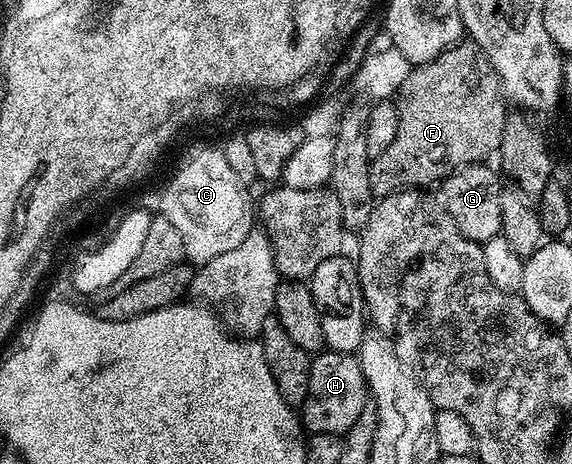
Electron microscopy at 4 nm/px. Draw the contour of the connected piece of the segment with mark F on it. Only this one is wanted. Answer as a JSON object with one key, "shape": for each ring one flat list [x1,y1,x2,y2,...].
{"shape":[[461,39,455,45,451,45,449,49,443,49,434,59,415,66,410,71,410,75,406,75,400,92,394,98,394,104,398,111,398,132,394,134,394,140,391,141,390,147,386,147,386,151,382,151,382,155,371,158,371,165,369,167,370,191,372,192,373,198,376,199,387,197,390,193,395,193,409,187,428,187,424,185,430,184,431,181,433,183,439,183,445,177,449,177,450,174,456,172,457,169,461,169,464,165,474,165,483,162,485,159,488,159,491,153,493,156,499,150,500,144,502,143,502,127,506,123,510,112,509,106,506,104,504,88,500,82,498,71,494,71,490,59,486,59,482,47,475,45,471,39]]}

